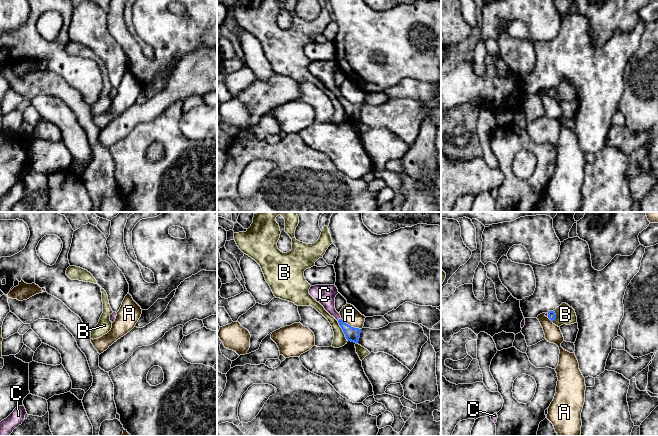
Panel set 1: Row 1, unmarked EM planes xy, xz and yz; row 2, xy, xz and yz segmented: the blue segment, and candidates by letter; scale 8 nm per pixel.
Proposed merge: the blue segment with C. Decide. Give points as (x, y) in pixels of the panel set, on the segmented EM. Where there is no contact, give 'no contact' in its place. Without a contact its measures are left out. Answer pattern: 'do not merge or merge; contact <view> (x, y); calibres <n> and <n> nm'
merge; contact xz (339, 319); calibres 120 and 160 nm

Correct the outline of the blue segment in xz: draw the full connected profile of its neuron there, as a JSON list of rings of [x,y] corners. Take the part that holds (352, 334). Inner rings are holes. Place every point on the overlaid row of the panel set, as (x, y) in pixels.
[[[315,285],[309,289],[309,294],[338,321],[346,339],[357,344],[361,329],[351,327],[341,319],[340,314],[335,309],[335,297],[338,293],[338,289],[335,285]]]

